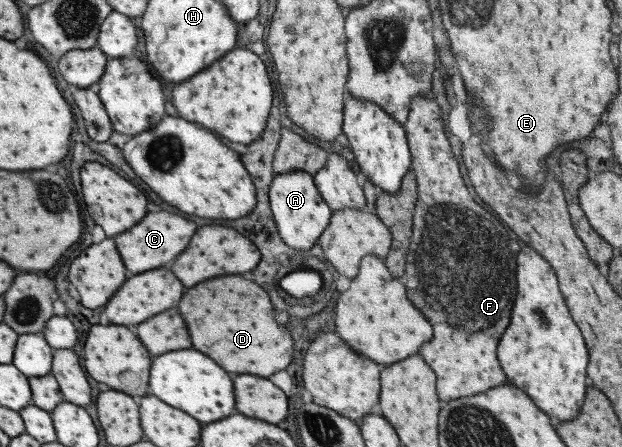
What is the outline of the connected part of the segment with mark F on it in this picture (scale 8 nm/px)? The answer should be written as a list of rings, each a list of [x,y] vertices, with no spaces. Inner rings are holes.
[[[414,96],[410,100],[408,116],[406,122],[402,124],[402,128],[405,132],[405,139],[407,140],[409,152],[411,154],[410,169],[414,171],[414,178],[416,181],[417,198],[412,215],[411,223],[411,241],[408,245],[406,253],[406,274],[404,274],[404,286],[408,290],[408,300],[428,318],[428,322],[432,324],[432,338],[428,342],[424,342],[420,346],[420,357],[424,359],[424,362],[428,363],[428,367],[432,369],[435,374],[435,393],[438,400],[446,402],[448,400],[460,398],[462,396],[472,396],[478,394],[488,388],[496,387],[496,385],[502,385],[506,383],[506,379],[502,369],[500,368],[498,360],[496,360],[496,342],[500,338],[500,334],[504,332],[504,328],[508,326],[508,318],[510,318],[510,308],[512,308],[512,300],[514,300],[514,294],[516,294],[516,282],[514,282],[514,252],[508,248],[508,241],[520,241],[515,233],[498,220],[497,215],[492,212],[488,212],[478,206],[468,190],[462,182],[460,172],[458,170],[458,163],[456,158],[452,155],[448,139],[444,135],[442,128],[442,119],[440,118],[440,109],[438,105],[432,100],[430,96]]]

